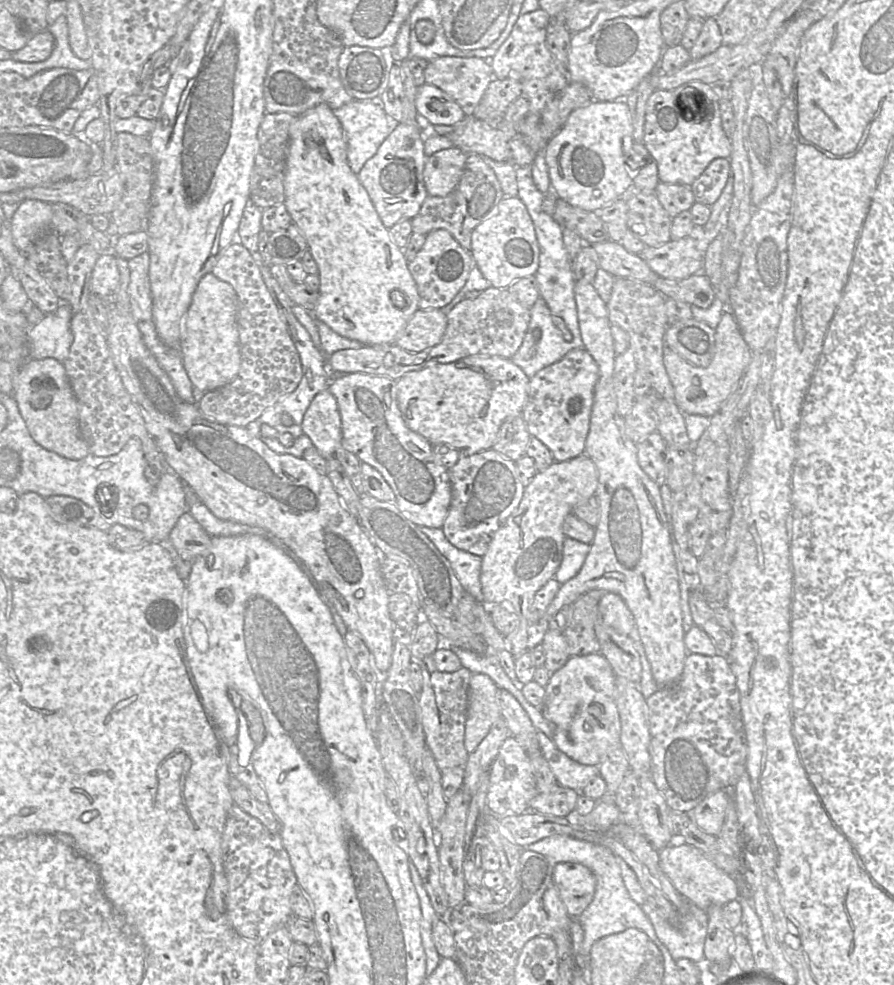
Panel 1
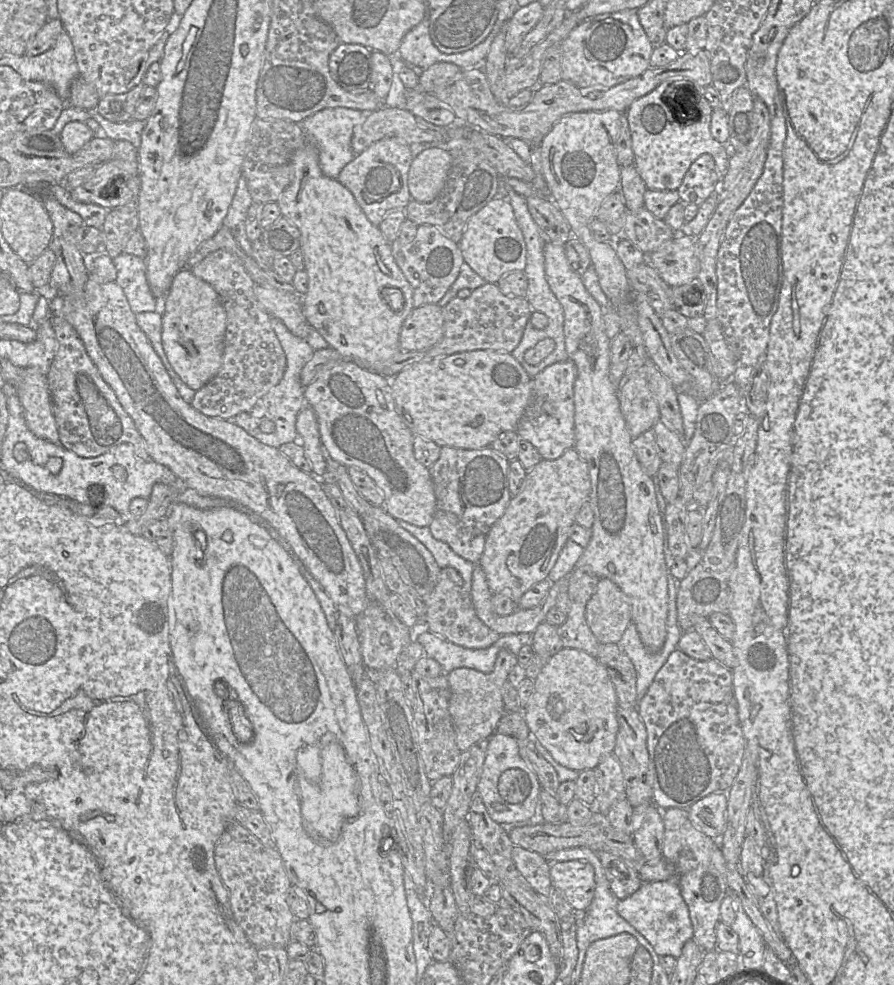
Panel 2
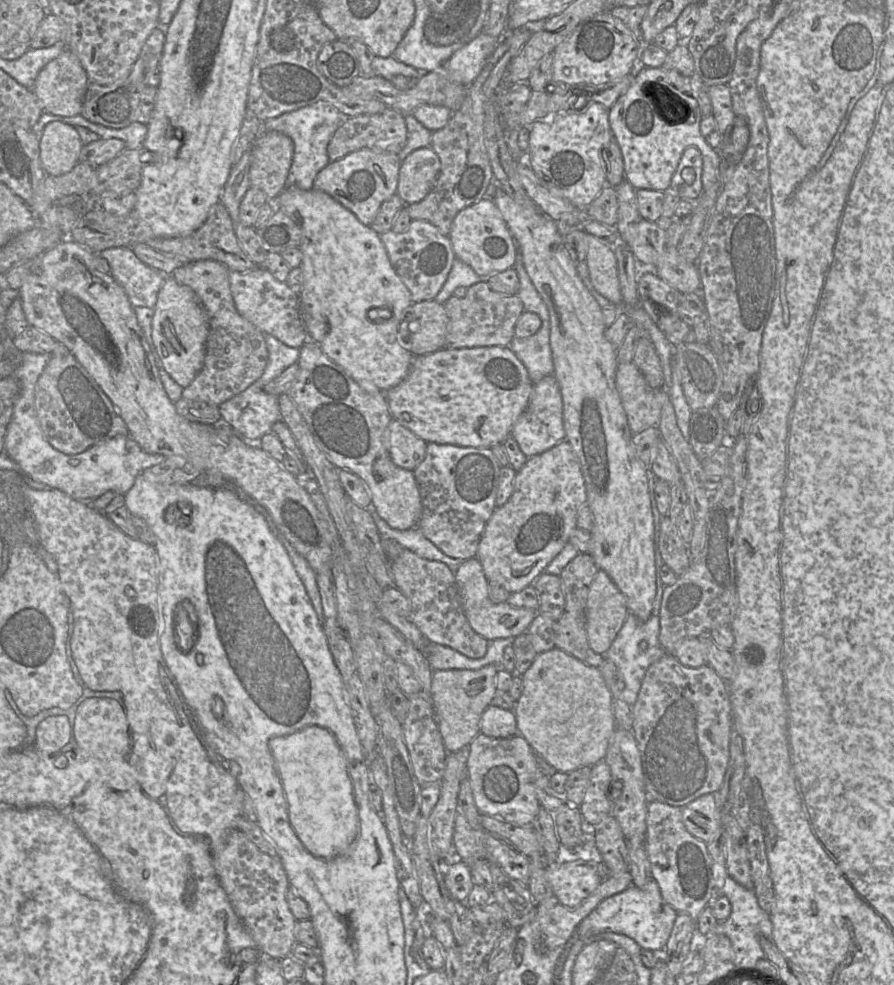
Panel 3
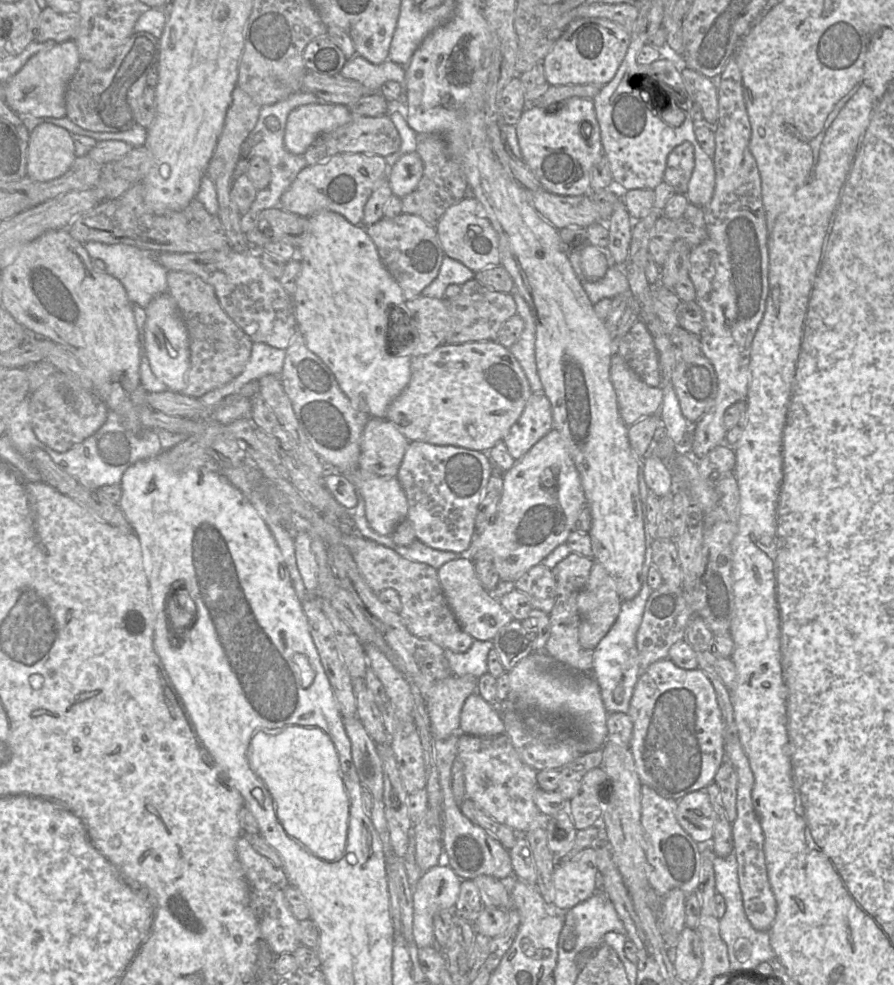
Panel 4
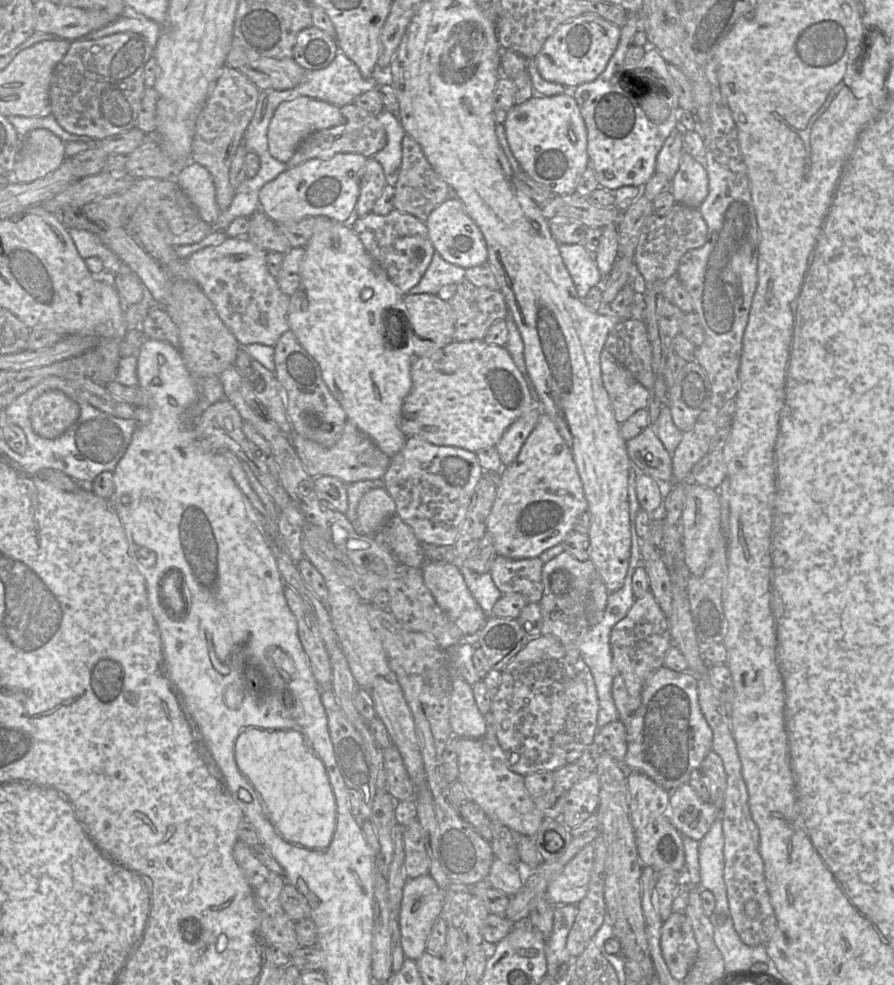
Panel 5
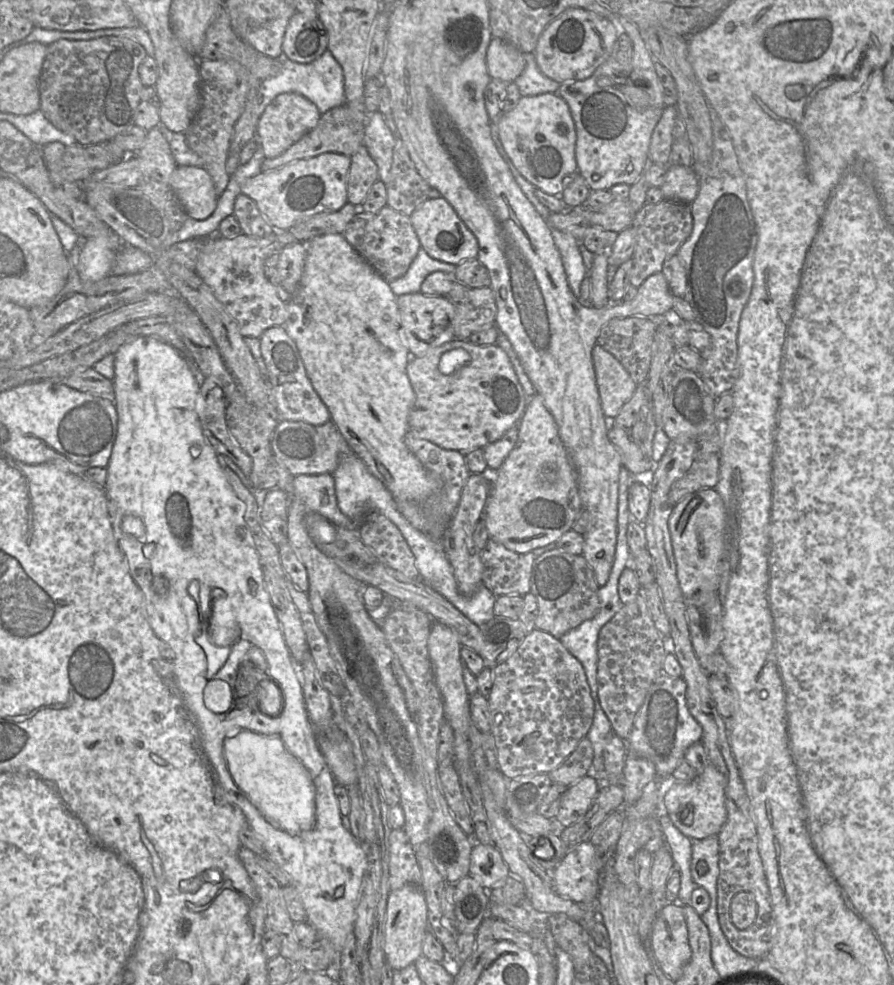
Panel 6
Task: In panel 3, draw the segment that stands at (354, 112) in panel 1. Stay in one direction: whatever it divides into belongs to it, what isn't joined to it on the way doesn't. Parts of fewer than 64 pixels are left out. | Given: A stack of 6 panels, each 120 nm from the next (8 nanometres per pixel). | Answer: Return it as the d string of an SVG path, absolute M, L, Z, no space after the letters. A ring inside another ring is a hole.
M317 102L315 104L300 108L298 110L284 113L276 118L270 118L265 121L262 121L262 133L267 131L279 131L286 134L293 141L294 155L287 178L287 186L293 185L304 190L313 189L316 175L320 170L322 170L326 165L331 162L327 153L328 144L336 130L345 122L347 117L352 116L346 116L342 114L327 102Z

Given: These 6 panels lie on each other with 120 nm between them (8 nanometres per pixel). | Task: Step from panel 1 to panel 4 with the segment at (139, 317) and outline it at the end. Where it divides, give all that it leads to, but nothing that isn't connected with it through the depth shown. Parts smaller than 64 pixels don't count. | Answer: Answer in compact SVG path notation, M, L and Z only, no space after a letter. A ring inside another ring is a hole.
M90 241L83 245L91 259L101 259L106 264L106 273L114 276L122 283L134 305L146 309L152 299L168 291L168 271L156 260L155 252L128 244L105 244Z

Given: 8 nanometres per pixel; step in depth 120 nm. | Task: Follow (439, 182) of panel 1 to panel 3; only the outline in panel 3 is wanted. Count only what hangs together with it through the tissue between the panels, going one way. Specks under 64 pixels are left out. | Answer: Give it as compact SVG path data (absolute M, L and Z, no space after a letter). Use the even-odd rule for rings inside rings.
M431 147L408 154L401 162L396 194L404 204L424 199L435 185L440 171L440 159Z

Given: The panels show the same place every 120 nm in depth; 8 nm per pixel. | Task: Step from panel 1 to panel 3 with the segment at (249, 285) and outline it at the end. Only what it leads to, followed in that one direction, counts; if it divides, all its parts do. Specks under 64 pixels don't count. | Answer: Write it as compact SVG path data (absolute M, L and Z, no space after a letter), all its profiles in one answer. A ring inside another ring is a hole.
M215 260L195 261L175 269L171 276L195 292L209 317L203 367L192 383L183 388L182 397L219 407L262 376L268 361L265 335L237 311L230 290L229 269L224 264Z

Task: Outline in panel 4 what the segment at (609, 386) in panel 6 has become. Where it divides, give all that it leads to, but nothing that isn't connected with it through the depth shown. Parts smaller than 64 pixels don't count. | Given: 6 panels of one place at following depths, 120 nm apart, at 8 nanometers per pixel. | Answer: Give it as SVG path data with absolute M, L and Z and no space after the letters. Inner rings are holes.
M616 351L611 357L610 379L617 395L620 416L626 426L645 416L659 414L663 388L647 385Z

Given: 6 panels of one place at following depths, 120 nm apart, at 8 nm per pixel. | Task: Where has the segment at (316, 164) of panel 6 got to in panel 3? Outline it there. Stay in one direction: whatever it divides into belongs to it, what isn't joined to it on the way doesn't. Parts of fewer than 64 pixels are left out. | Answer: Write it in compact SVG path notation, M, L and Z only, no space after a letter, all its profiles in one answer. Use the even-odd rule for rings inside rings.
M361 149L326 165L316 175L313 189L327 193L369 226L381 204L396 194L400 165L395 153Z

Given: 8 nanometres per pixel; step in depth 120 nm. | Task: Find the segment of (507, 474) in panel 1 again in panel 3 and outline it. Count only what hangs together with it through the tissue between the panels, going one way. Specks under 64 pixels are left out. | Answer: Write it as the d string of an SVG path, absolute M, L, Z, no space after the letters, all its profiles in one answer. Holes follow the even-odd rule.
M427 443L423 461L413 470L422 511L417 528L445 555L461 560L475 558L485 525L496 509L495 500L501 466L491 448Z

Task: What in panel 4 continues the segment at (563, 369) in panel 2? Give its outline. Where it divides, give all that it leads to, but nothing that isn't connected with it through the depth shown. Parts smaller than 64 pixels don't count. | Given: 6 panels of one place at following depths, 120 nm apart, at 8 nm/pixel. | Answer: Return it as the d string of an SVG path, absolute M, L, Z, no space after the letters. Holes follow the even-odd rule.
M532 393L521 416L503 442L519 461L530 448L553 428L551 404L544 393Z

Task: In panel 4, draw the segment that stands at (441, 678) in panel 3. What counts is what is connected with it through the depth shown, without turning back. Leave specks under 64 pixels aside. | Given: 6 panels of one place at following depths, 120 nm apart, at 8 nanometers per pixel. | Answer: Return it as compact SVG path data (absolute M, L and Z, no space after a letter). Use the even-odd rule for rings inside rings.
M454 674L436 682L426 696L434 738L444 739L460 732L460 714L466 699L477 691L478 678Z

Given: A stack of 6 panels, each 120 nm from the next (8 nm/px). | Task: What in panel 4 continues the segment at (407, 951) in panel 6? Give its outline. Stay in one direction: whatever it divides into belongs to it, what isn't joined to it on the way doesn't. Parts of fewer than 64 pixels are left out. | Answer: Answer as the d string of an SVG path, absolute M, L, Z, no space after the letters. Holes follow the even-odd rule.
M437 865L423 873L413 892L413 942L419 949L435 945L434 916L441 910L453 909L459 897L462 879L448 865Z

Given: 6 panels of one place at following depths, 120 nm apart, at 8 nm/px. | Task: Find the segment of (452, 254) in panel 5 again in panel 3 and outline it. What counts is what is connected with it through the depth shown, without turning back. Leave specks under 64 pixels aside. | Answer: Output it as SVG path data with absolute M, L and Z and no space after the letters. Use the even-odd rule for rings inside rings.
M482 199L459 211L448 238L456 258L469 265L482 278L513 268L516 262L518 250L515 240L492 199Z

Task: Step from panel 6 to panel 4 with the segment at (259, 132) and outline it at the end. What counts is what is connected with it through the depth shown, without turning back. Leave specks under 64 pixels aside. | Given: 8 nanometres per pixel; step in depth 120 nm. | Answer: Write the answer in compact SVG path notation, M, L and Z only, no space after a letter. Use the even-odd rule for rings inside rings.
M327 102L301 105L288 115L284 145L293 154L304 154L319 135L349 122L346 105Z

